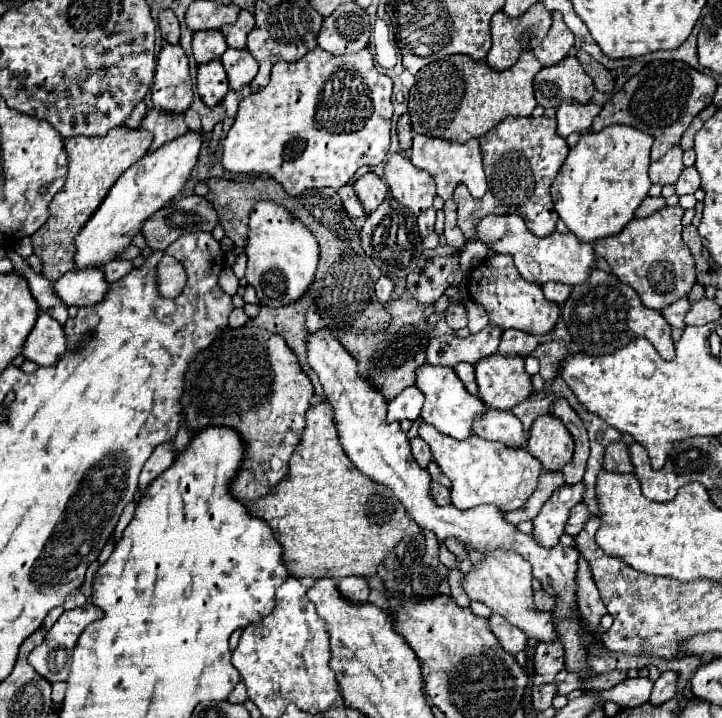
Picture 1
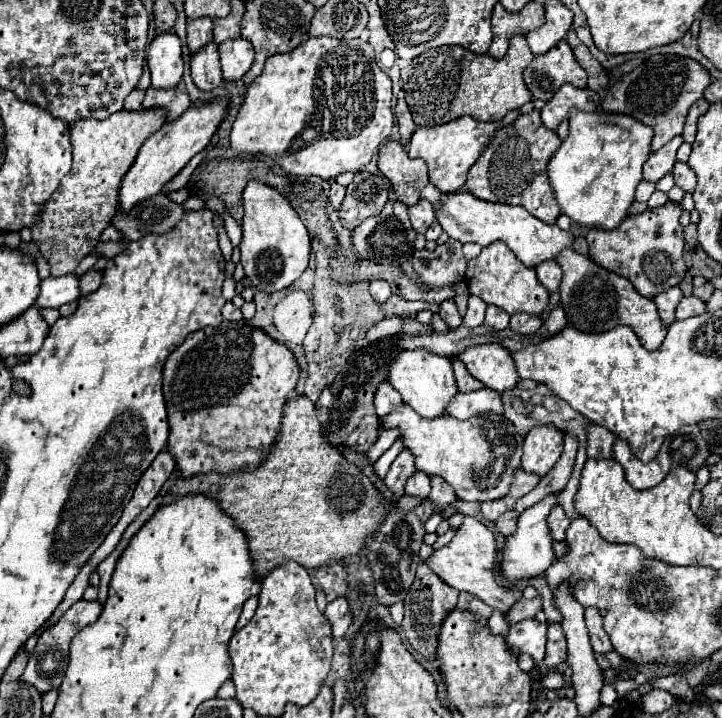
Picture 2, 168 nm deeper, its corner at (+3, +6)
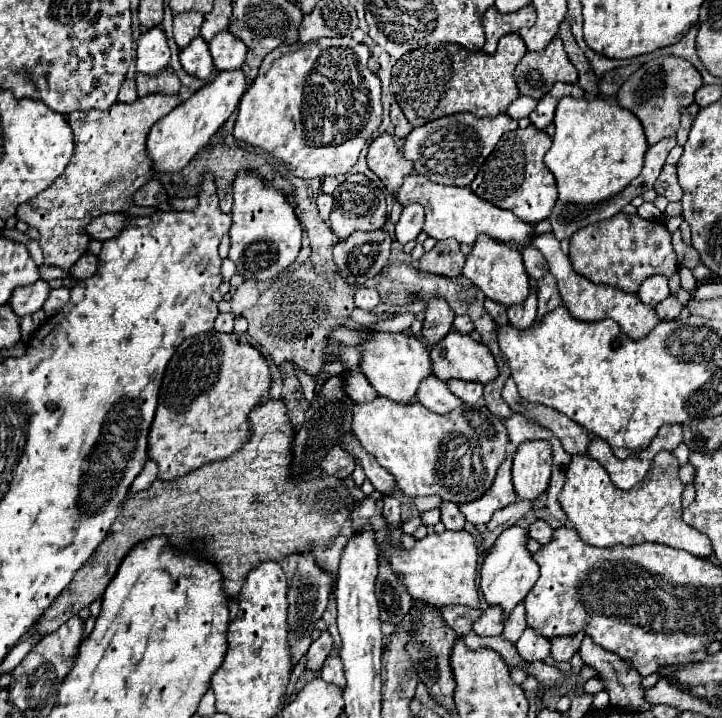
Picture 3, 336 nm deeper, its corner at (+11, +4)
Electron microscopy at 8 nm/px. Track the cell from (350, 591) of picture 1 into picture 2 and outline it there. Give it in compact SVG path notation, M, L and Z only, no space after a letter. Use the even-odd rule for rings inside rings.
M338 597L336 601L328 603L328 607L326 607L326 611L324 611L324 617L326 617L328 623L330 623L330 629L332 629L334 639L342 637L342 635L346 633L346 629L350 627L350 623L352 623L348 601L346 601L344 597Z

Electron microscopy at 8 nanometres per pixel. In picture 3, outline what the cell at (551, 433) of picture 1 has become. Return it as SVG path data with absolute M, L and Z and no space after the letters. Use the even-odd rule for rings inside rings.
M544 439L518 445L512 463L512 481L518 499L534 499L548 489L552 447Z

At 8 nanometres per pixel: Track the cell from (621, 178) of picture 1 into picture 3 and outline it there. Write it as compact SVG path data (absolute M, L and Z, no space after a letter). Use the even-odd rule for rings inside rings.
M562 97L556 107L554 125L556 125L556 133L552 137L552 147L544 155L544 163L556 179L560 201L576 203L576 205L596 205L618 195L632 179L640 175L644 153L648 149L646 135L636 115L628 113L628 109L622 109L614 97L606 97L606 99L598 97L592 101Z

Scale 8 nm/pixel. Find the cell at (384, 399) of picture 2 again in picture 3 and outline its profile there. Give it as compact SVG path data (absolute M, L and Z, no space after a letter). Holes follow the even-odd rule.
M352 371L348 377L346 377L346 391L348 395L356 401L356 403L372 403L378 393L376 389L368 383L368 379L360 373L360 371Z

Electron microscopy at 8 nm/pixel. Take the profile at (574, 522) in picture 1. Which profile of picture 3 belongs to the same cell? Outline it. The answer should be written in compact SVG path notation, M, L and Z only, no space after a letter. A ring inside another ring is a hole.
M536 519L536 521L530 525L530 529L528 529L528 535L530 535L532 539L536 539L540 545L550 543L550 541L552 541L552 533L554 533L554 529L552 529L544 519Z

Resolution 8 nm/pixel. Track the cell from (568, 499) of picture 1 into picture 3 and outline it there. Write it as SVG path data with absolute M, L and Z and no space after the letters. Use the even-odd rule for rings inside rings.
M512 525L504 529L504 533L496 539L496 543L492 545L482 563L480 589L484 593L484 599L490 605L500 605L506 617L516 607L516 603L526 597L526 593L534 587L538 579L538 563L532 559L532 553L528 551L526 543L528 543L528 531L520 525Z

